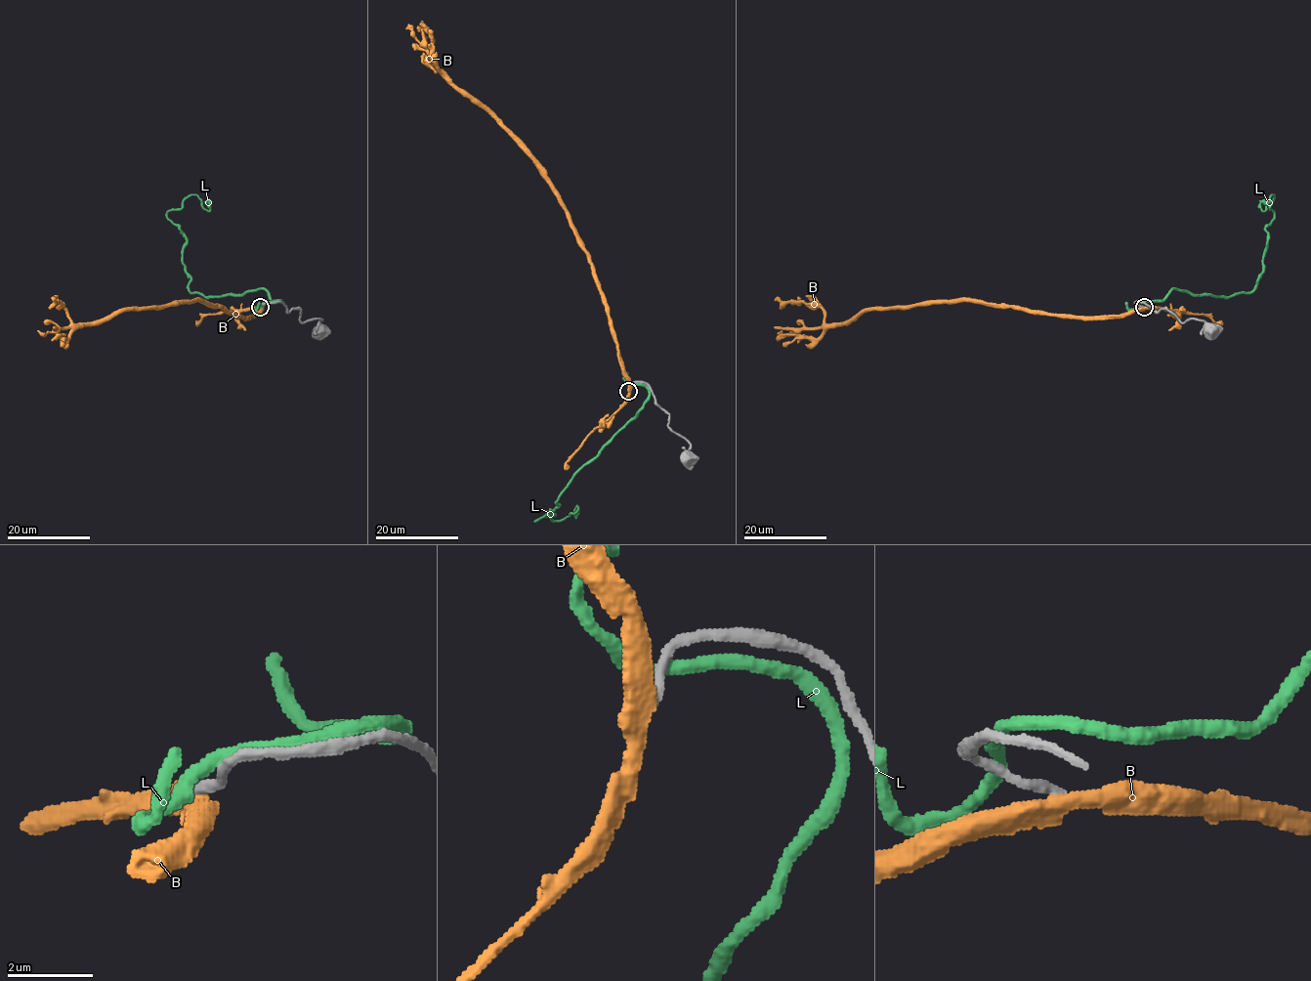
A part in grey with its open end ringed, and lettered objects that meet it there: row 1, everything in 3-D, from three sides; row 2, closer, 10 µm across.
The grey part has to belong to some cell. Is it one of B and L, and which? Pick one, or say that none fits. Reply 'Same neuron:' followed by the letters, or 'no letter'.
Same neuron: no letter

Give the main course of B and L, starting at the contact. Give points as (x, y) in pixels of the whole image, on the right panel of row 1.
B: (1144, 308), (1104, 317), (1059, 317), (946, 300), (871, 308), (850, 320), (826, 324), (819, 307), (775, 298)
L: (1137, 303), (1171, 289), (1250, 292), (1263, 272), (1273, 194), (1264, 211), (1259, 204), (1271, 200)

